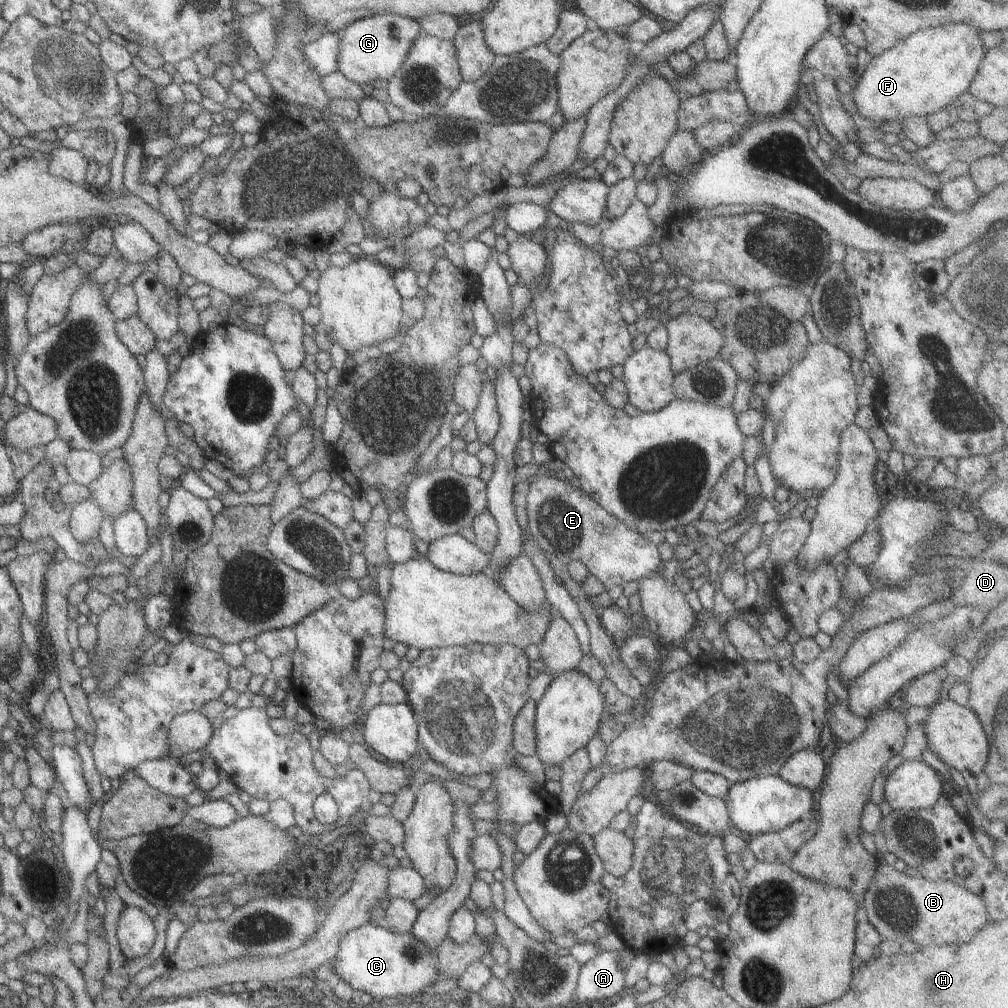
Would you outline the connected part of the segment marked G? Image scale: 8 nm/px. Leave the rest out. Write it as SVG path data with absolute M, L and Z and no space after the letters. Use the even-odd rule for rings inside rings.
M377 13L361 17L336 31L338 49L336 70L347 80L357 84L371 84L374 80L389 80L403 62L413 39L421 35L416 19L391 13Z

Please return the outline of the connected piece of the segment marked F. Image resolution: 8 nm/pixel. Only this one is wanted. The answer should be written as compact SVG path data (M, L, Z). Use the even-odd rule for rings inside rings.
M965 23L915 31L864 66L851 91L857 114L872 120L877 127L886 121L899 122L910 116L926 117L937 112L967 91L984 52L979 31Z

